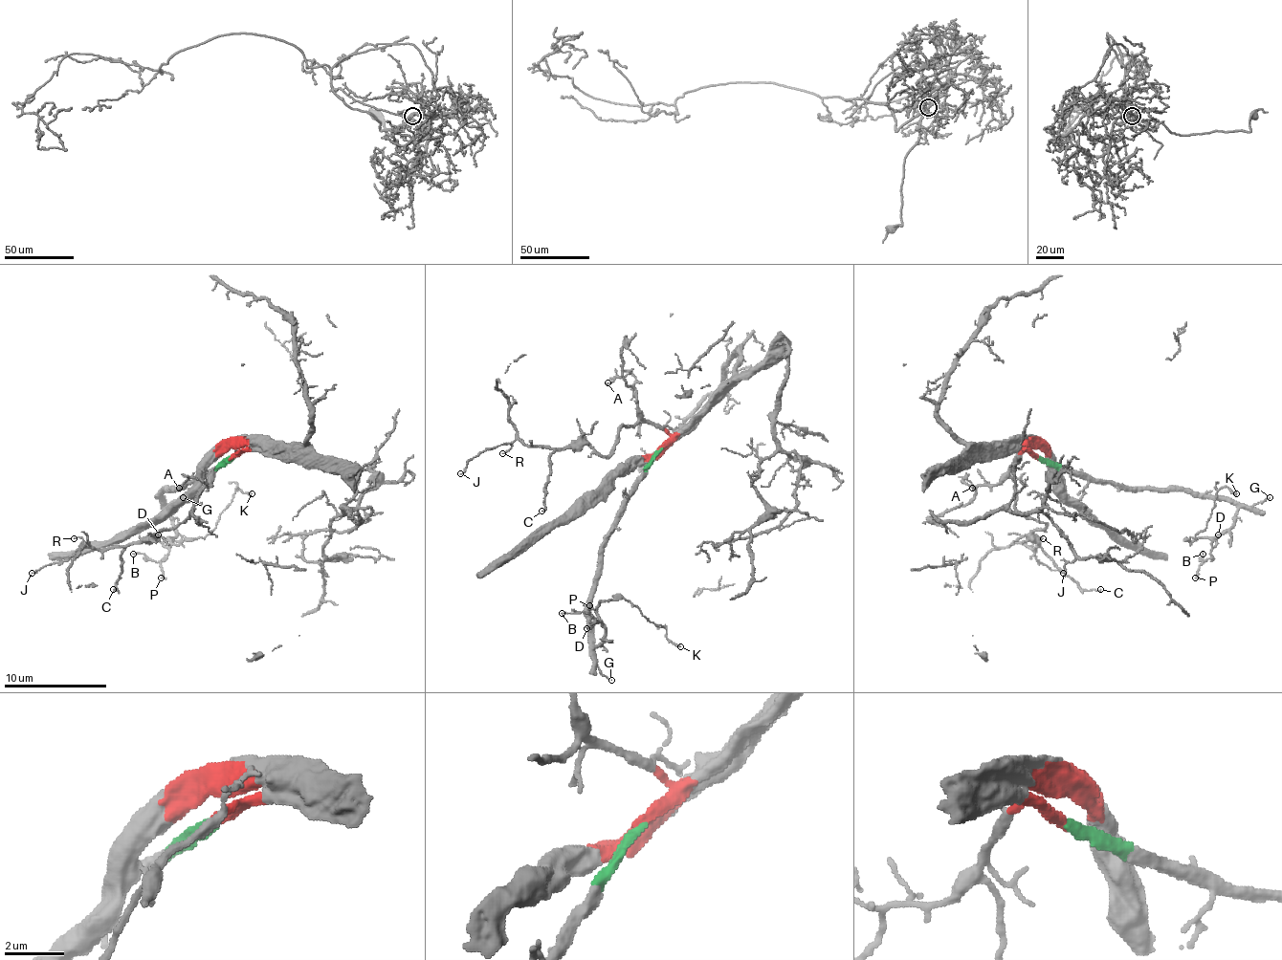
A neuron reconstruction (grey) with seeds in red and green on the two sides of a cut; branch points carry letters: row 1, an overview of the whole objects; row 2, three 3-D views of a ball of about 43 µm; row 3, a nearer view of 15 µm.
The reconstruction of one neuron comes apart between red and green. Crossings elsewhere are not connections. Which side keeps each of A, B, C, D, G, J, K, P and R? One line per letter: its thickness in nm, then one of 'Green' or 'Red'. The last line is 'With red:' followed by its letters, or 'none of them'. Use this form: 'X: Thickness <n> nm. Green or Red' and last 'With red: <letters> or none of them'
A: Thickness 120 nm. Red
B: Thickness 100 nm. Green
C: Thickness 110 nm. Red
D: Thickness 90 nm. Green
G: Thickness 90 nm. Green
J: Thickness 110 nm. Red
K: Thickness 130 nm. Green
P: Thickness 180 nm. Green
R: Thickness 100 nm. Red
With red: A, C, J, R

